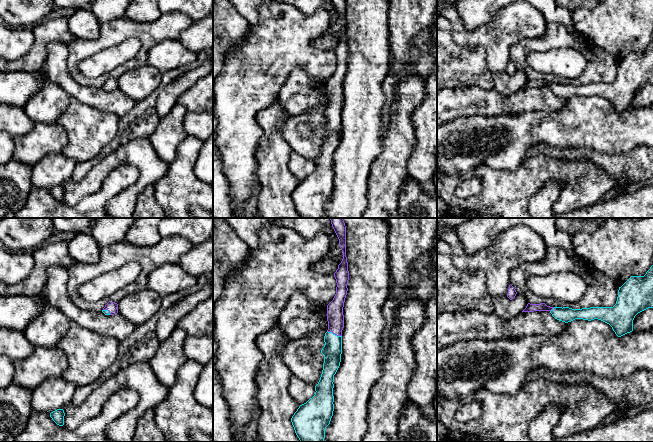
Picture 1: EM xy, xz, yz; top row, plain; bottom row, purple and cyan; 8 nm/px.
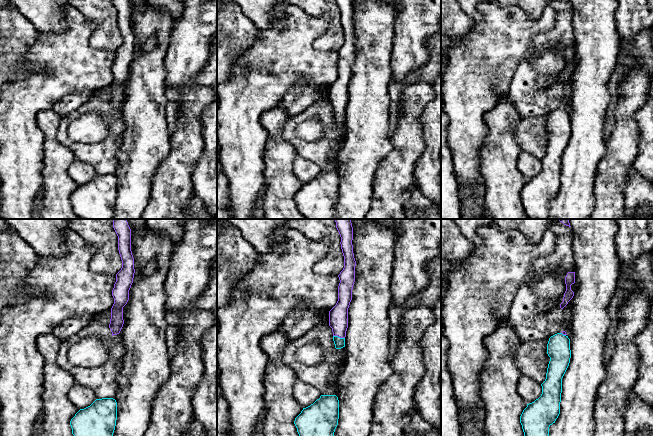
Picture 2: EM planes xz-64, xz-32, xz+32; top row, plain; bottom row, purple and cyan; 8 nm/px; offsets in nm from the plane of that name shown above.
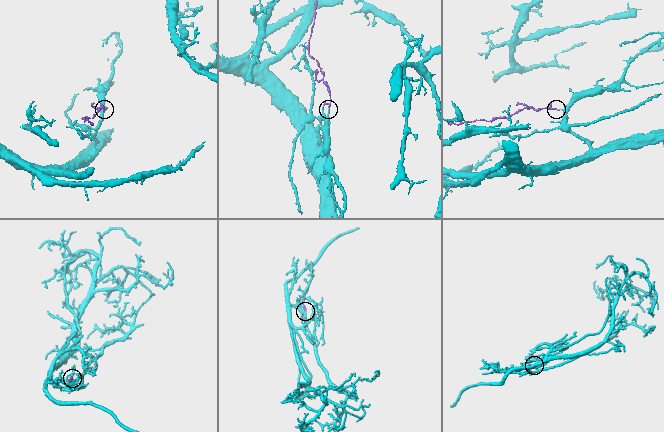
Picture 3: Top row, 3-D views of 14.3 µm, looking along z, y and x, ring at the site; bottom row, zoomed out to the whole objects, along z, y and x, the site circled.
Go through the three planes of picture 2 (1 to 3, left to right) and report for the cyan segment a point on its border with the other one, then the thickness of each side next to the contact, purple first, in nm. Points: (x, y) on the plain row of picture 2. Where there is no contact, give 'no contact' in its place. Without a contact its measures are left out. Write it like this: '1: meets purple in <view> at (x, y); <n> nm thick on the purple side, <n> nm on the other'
1: no contact
2: meets purple in xz-32 at (339, 112); 160 nm thick on the purple side, 80 nm on the other
3: meets purple in xz+32 at (563, 110); 30 nm thick on the purple side, 190 nm on the other

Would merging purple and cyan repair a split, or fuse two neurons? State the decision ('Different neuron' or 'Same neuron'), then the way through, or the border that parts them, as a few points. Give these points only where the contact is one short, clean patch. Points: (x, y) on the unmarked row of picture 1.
Same neuron. Path across: xz (335, 93), (334, 109), (332, 126)

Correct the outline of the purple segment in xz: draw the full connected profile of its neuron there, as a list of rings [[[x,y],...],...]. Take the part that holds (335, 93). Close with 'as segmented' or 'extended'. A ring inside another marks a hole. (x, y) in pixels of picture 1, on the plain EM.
[[[332,0],[332,3],[339,15],[343,35],[334,49],[336,70],[327,81],[328,106],[324,112],[325,121],[321,126],[324,131],[322,150],[315,162],[315,171],[300,181],[291,194],[295,209],[301,218],[323,218],[325,205],[330,200],[334,187],[333,158],[341,138],[343,83],[348,67],[349,47],[346,33],[346,2]]]; extended

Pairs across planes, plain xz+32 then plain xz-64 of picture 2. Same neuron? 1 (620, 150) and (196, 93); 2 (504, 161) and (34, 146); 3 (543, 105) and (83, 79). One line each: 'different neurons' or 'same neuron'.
1: same neuron
2: different neurons
3: different neurons

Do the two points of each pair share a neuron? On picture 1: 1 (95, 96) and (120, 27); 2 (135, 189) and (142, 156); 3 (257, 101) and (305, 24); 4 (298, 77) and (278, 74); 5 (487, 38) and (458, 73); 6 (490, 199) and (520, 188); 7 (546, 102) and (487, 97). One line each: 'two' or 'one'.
1: two
2: one
3: one
4: two
5: two
6: one
7: one

